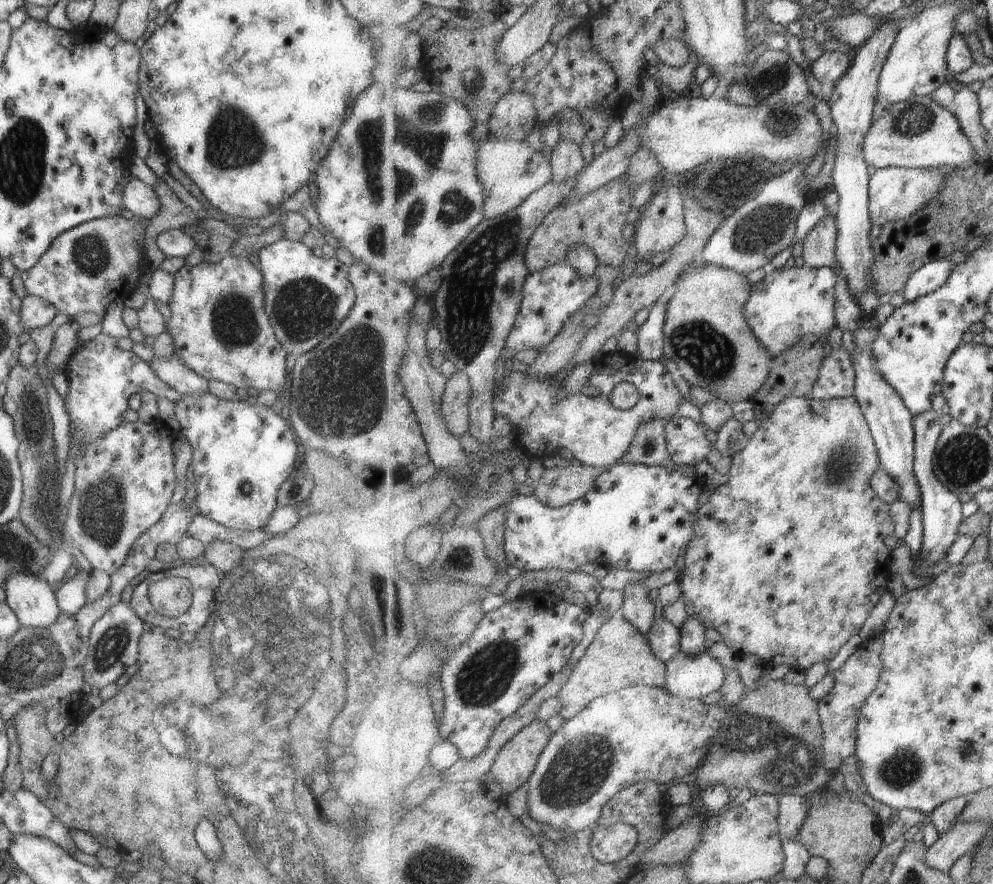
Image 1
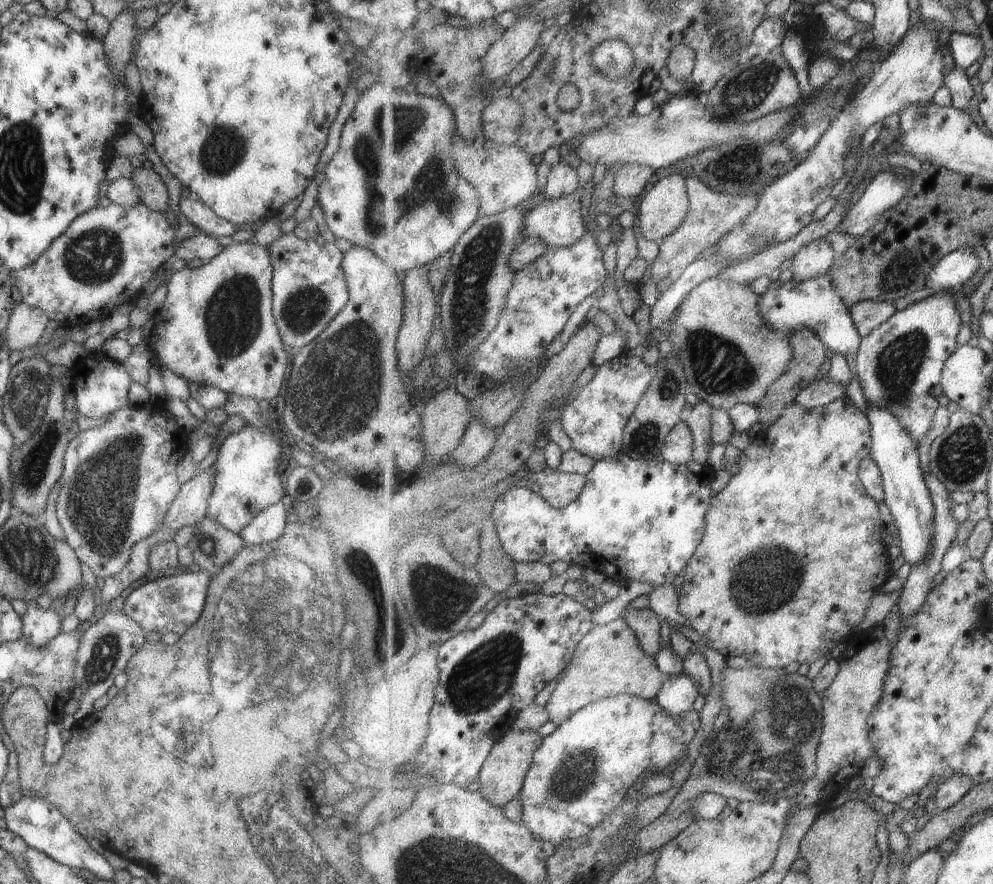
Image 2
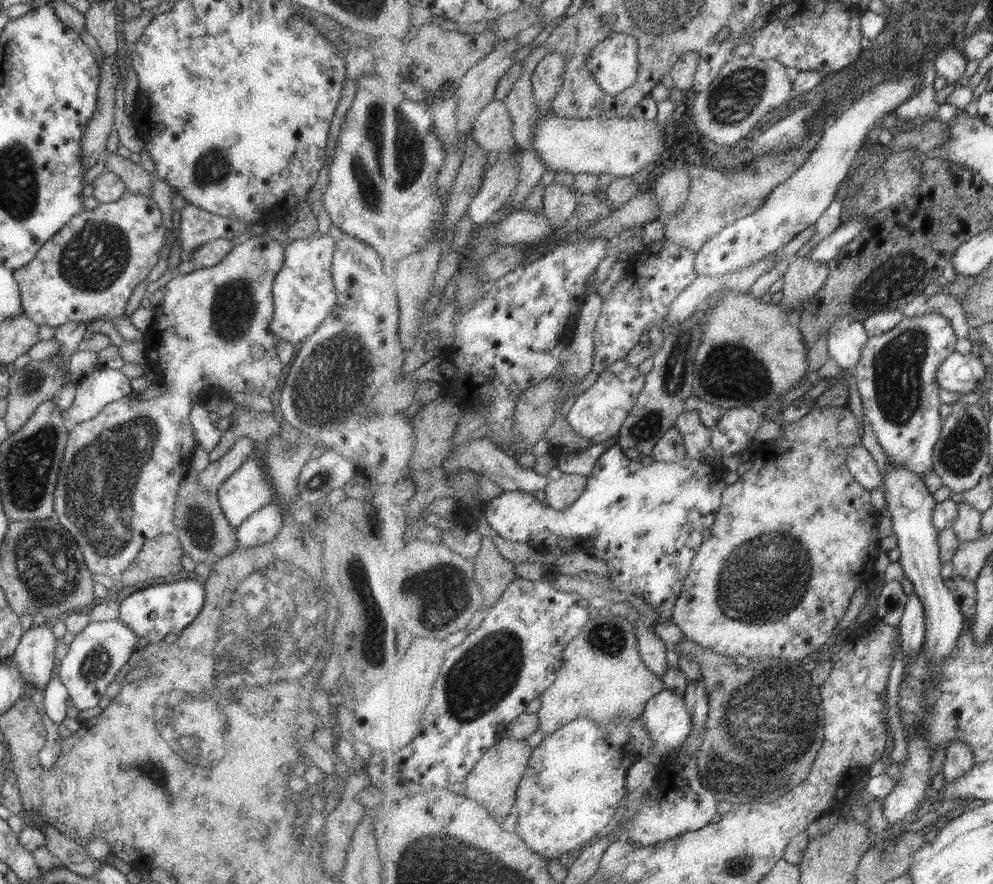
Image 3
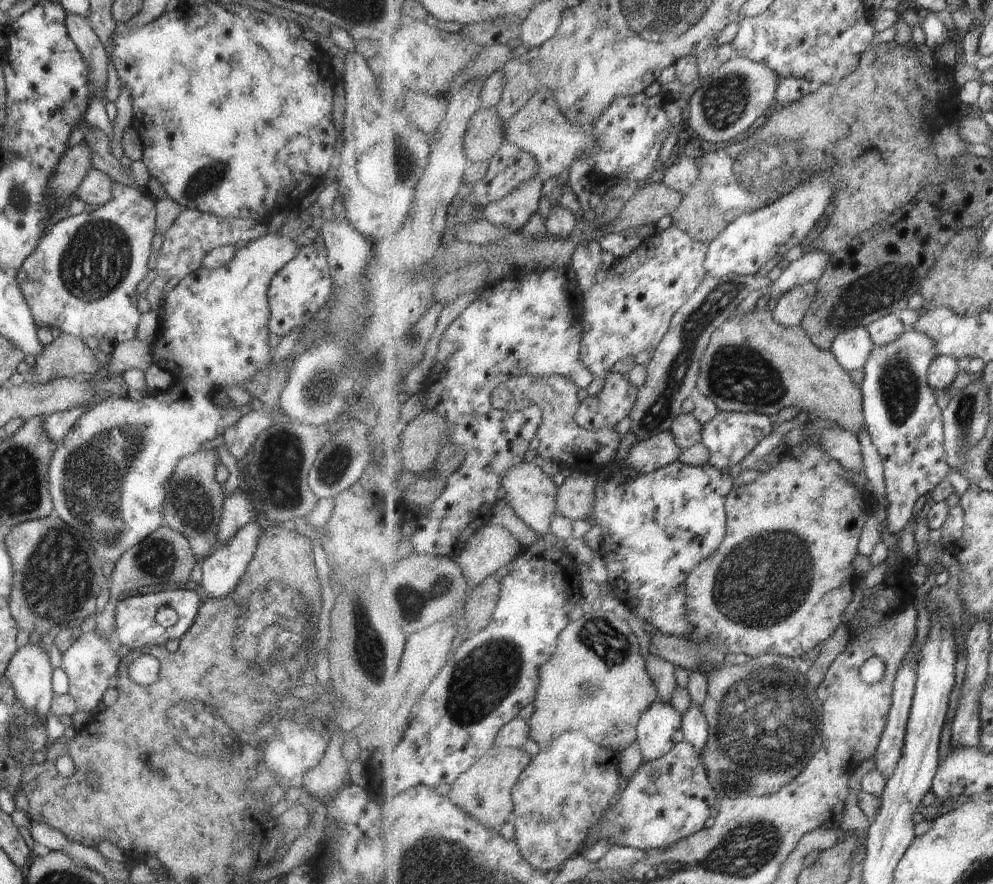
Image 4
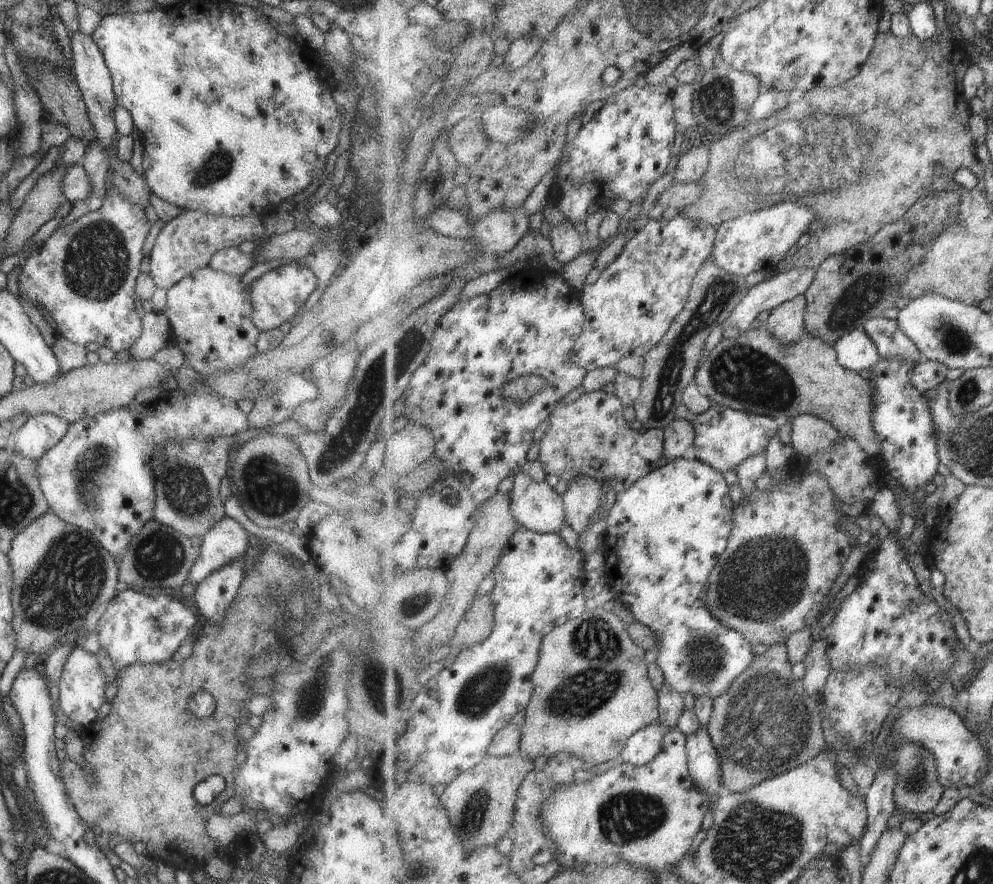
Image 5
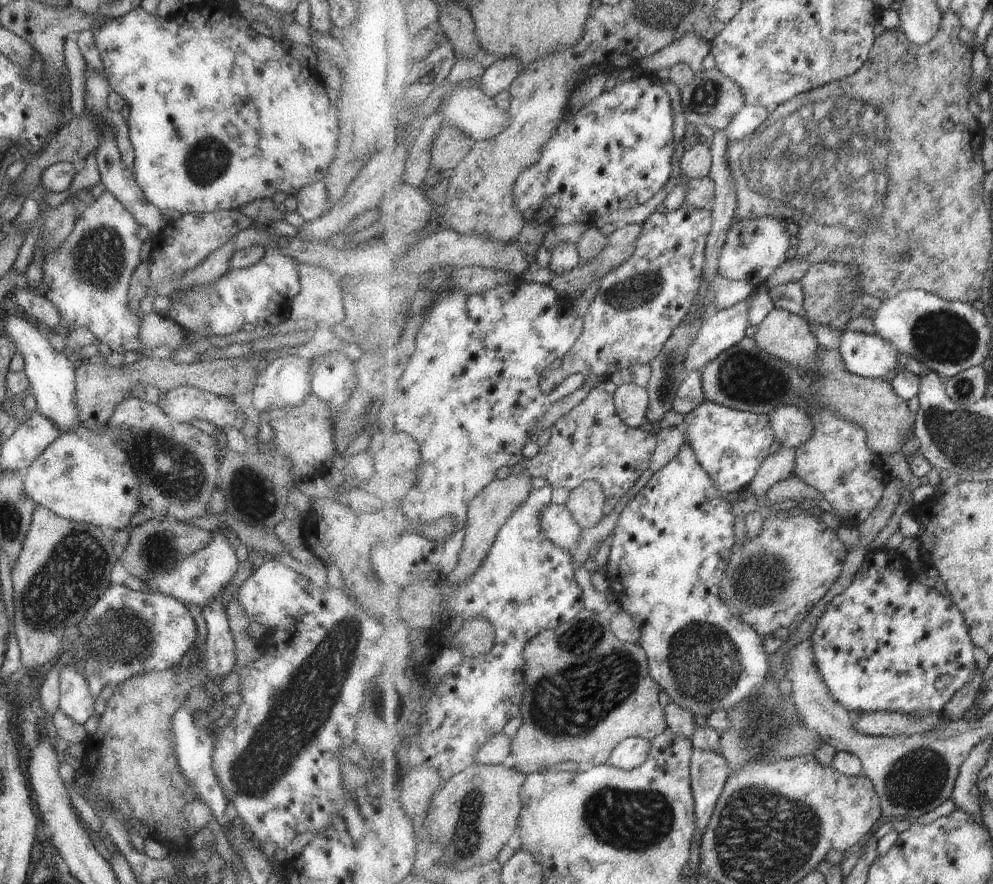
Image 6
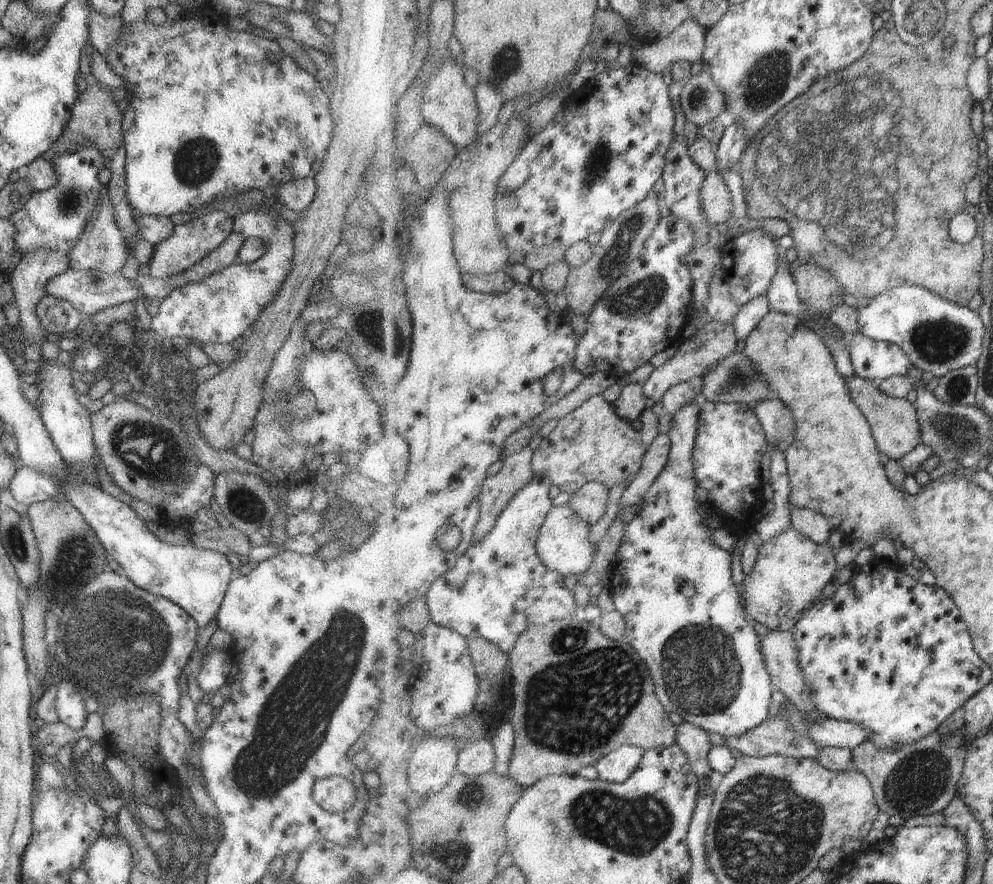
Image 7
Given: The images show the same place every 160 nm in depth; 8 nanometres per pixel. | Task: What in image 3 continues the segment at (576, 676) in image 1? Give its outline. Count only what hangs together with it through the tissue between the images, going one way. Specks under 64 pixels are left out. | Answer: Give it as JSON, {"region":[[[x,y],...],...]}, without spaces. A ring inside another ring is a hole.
{"region":[[[594,613],[581,634],[567,645],[562,661],[555,684],[540,698],[539,732],[545,736],[581,717],[593,719],[600,725],[625,717],[638,719],[646,711],[647,703],[666,688],[664,680],[642,659],[635,624],[610,613],[605,617]]]}

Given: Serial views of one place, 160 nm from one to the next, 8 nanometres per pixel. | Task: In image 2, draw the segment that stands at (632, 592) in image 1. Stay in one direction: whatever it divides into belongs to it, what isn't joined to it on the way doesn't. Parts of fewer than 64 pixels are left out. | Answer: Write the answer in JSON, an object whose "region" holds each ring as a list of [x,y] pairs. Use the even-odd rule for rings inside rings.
{"region":[[[650,608],[631,609],[626,612],[623,618],[638,638],[643,651],[651,657],[656,657],[661,652],[663,644],[661,640],[661,621],[653,613],[653,610]]]}

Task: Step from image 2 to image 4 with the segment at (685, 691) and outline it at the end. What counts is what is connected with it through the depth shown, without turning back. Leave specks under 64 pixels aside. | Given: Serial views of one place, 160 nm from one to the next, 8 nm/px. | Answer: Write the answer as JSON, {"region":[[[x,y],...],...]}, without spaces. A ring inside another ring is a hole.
{"region":[[[657,700],[639,721],[637,741],[647,761],[660,759],[685,740],[682,716],[671,703]]]}

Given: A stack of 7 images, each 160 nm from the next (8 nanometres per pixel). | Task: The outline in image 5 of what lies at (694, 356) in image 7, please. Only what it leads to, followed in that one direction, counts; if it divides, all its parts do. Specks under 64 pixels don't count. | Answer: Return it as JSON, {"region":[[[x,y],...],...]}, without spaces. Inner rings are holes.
{"region":[[[818,266],[815,269],[792,268],[787,272],[770,274],[762,283],[749,288],[747,296],[726,320],[726,327],[735,326],[740,333],[749,330],[761,312],[772,311],[787,301],[805,295],[817,273]]]}

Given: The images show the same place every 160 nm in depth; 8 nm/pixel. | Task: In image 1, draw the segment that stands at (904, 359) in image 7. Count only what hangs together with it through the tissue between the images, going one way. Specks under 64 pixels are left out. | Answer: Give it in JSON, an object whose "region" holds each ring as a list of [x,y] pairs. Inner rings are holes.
{"region":[[[803,264],[768,272],[761,282],[754,284],[750,299],[744,306],[744,316],[769,355],[777,358],[805,335],[823,336],[833,326],[838,326],[835,308],[839,277],[840,272],[832,267],[814,269]]]}

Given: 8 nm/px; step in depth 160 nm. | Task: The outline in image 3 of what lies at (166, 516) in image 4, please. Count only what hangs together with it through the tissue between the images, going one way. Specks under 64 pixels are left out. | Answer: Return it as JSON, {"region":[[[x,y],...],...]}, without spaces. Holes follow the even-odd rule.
{"region":[[[188,469],[179,481],[178,491],[172,512],[172,521],[176,526],[176,537],[182,546],[183,555],[195,564],[211,566],[236,546],[234,529],[231,528],[219,506],[216,494],[201,489],[197,484],[198,472]]]}

